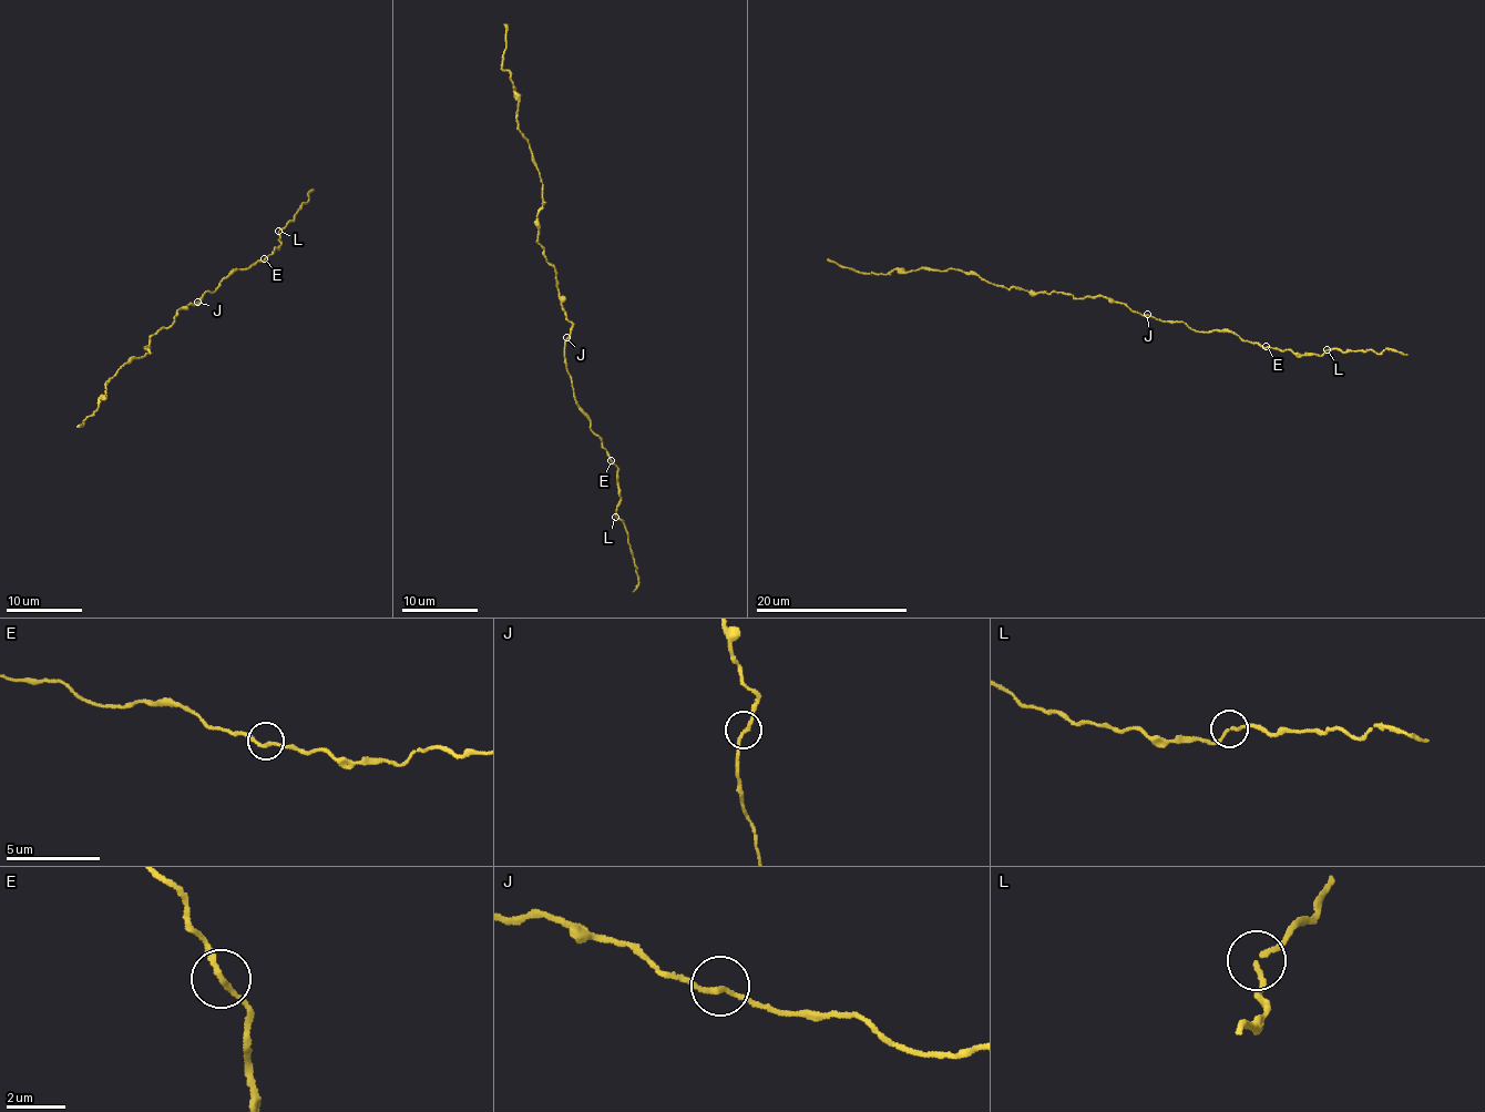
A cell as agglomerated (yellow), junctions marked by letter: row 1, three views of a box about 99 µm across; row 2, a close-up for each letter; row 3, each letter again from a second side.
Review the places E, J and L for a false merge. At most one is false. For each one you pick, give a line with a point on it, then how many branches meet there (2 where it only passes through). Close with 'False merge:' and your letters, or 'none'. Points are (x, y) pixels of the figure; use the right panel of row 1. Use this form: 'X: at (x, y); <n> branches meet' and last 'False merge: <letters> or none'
False merge: none

